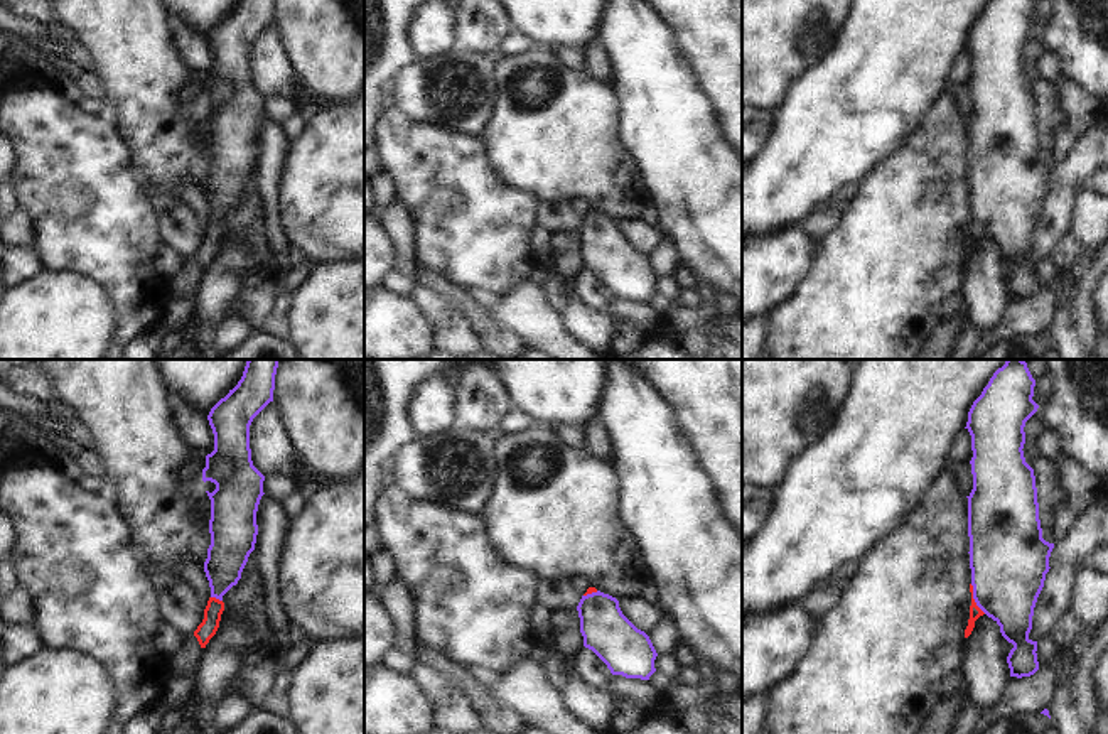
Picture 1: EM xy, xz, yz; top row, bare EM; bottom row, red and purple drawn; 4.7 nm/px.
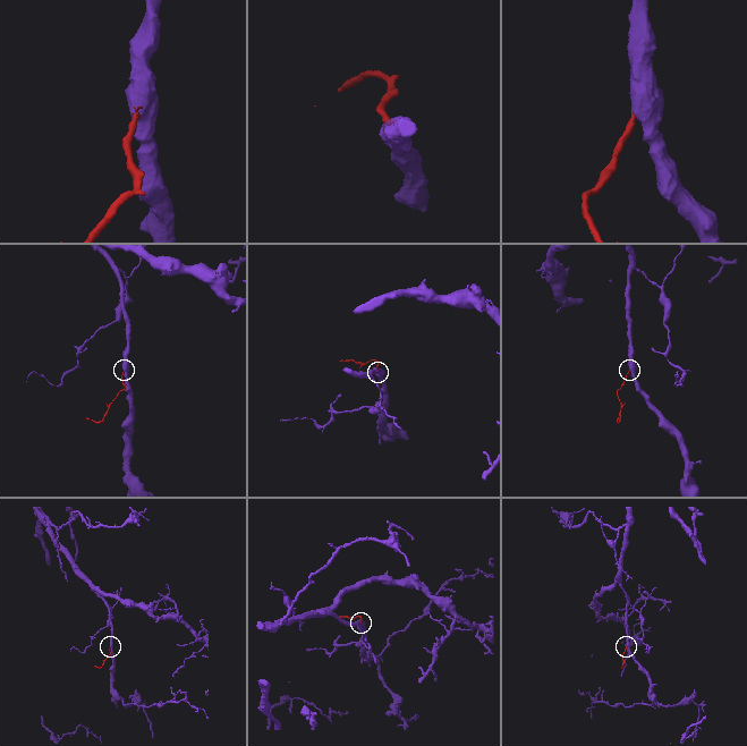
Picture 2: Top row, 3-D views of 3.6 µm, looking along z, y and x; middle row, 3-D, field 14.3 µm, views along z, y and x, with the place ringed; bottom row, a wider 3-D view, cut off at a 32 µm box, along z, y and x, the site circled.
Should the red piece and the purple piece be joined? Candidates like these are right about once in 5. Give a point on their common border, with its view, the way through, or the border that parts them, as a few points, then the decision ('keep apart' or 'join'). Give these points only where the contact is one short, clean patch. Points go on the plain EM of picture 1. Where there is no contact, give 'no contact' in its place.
meets red in yz at (973, 221); runs through yz (975, 233), (973, 221), (1009, 183); join

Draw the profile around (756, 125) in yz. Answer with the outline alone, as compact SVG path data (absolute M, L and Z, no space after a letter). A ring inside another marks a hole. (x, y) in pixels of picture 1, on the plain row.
M742 108L742 164L757 157L776 123L776 111Z

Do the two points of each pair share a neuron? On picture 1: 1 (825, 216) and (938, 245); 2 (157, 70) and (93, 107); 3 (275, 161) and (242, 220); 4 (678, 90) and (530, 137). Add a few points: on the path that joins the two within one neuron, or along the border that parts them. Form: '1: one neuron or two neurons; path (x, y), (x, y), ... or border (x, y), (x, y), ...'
1: two neurons; border (845, 205), (837, 226), (820, 243)
2: two neurons; border (102, 102), (105, 113)
3: two neurons; border (252, 174), (265, 233)
4: two neurons; border (609, 83), (616, 97), (616, 137), (626, 149)

